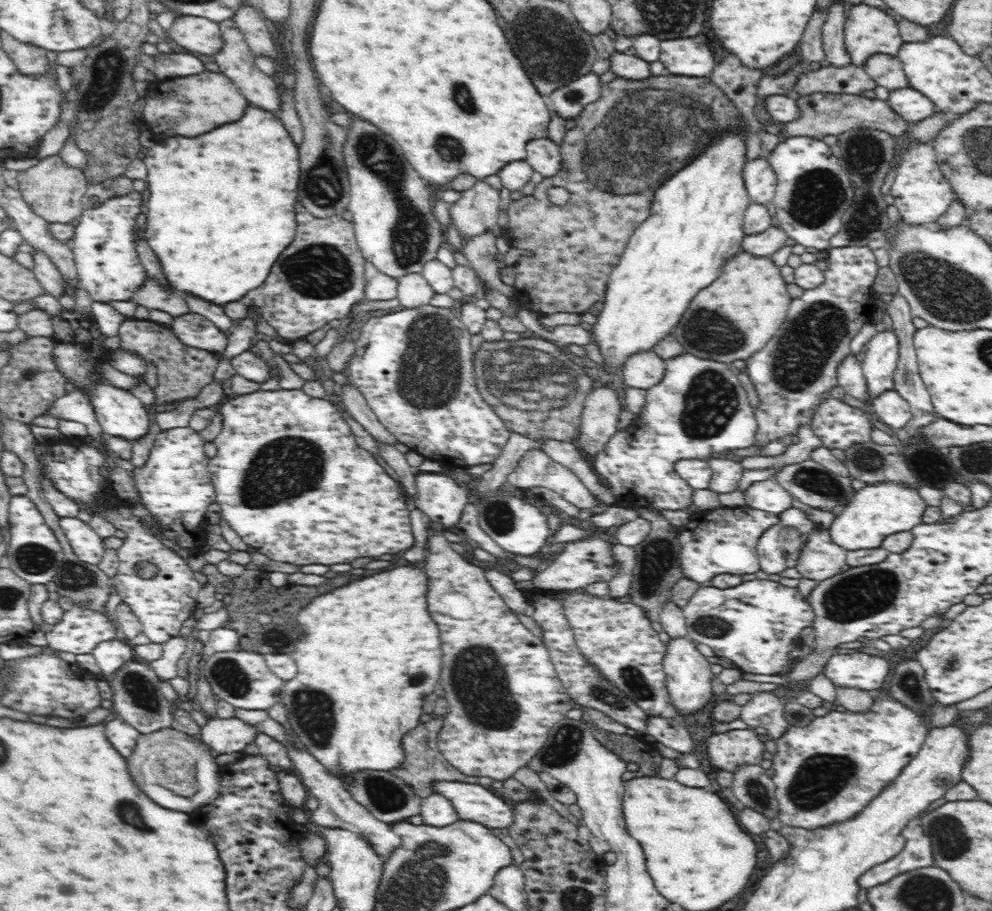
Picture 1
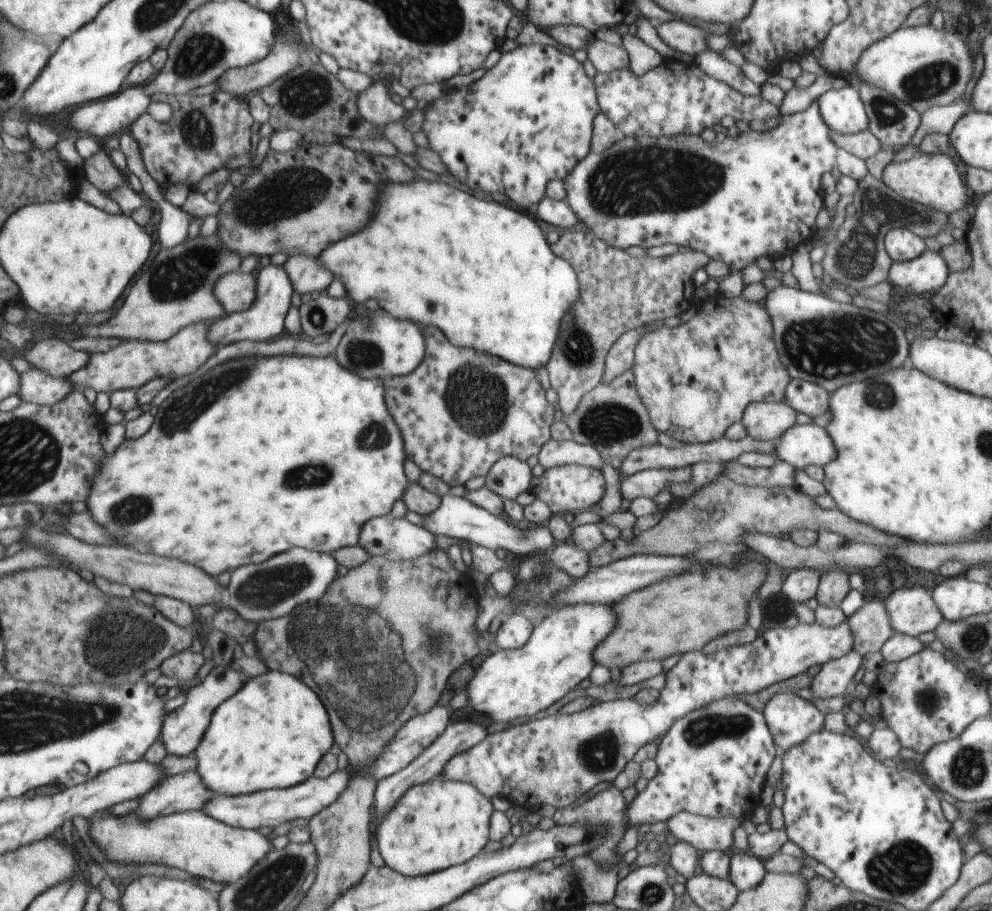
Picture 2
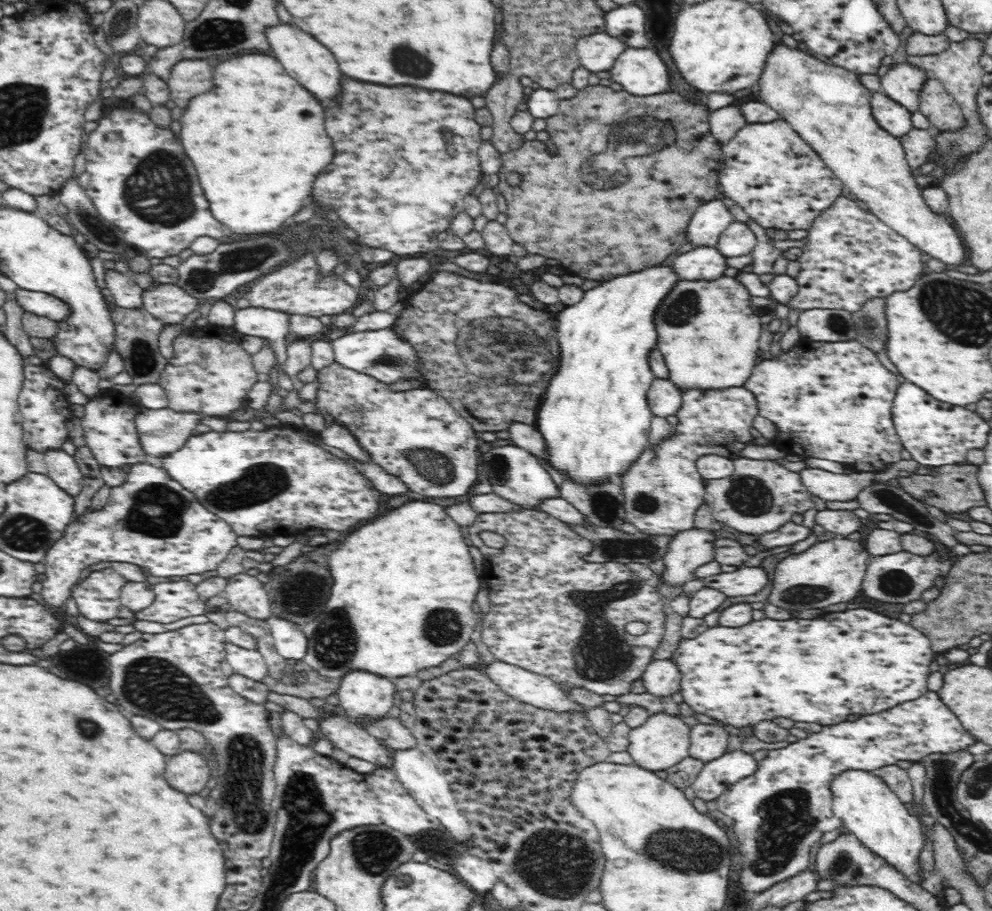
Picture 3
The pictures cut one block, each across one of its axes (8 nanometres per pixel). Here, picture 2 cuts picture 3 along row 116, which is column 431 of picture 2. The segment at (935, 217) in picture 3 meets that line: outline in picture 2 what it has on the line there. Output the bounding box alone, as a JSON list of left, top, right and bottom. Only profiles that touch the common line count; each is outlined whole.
[376,776,494,877]

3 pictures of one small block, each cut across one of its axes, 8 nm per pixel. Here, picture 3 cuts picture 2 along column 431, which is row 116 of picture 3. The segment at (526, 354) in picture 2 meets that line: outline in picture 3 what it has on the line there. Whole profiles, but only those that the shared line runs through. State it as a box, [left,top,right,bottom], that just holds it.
[179,54,334,236]

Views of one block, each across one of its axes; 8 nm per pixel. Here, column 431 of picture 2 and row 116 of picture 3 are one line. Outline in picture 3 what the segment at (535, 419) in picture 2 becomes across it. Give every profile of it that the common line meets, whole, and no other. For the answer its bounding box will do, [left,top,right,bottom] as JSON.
[314,74,482,257]

